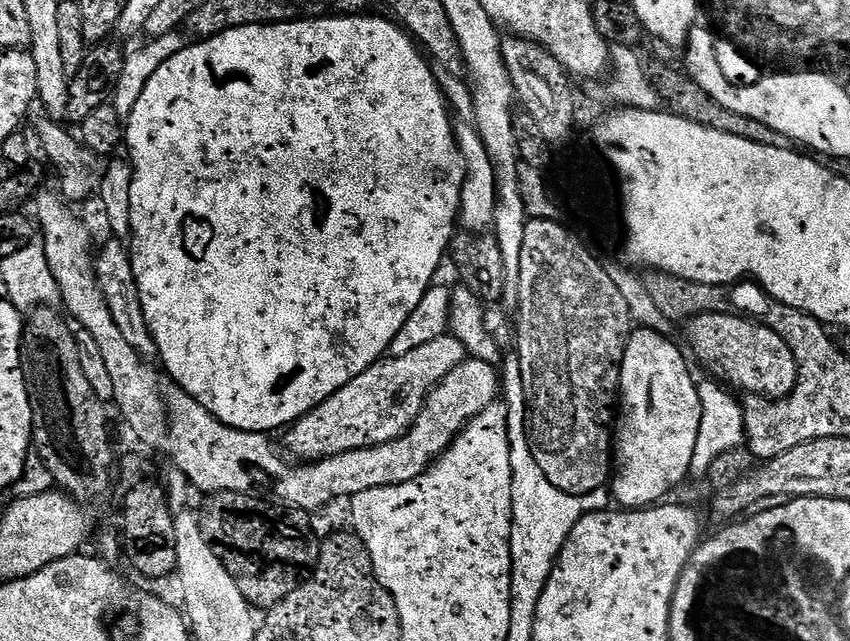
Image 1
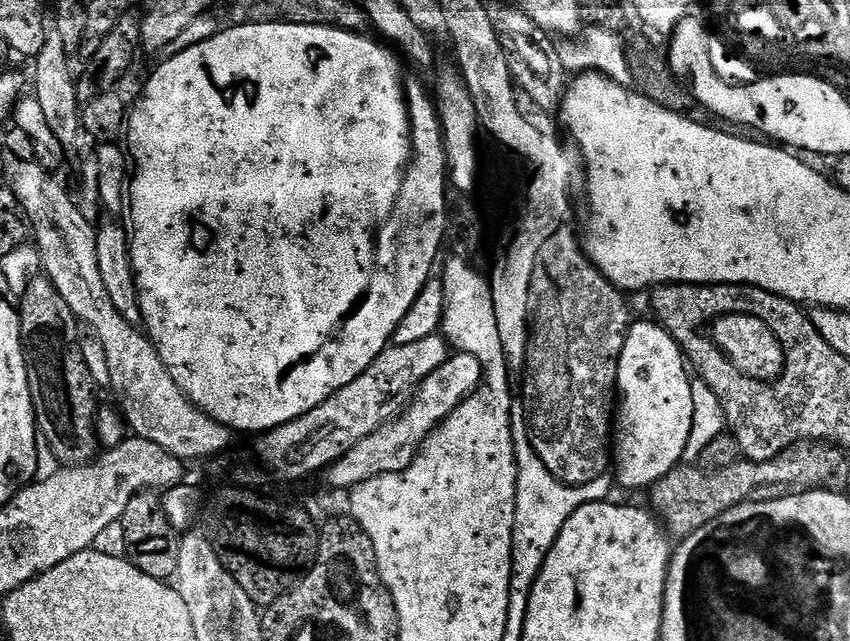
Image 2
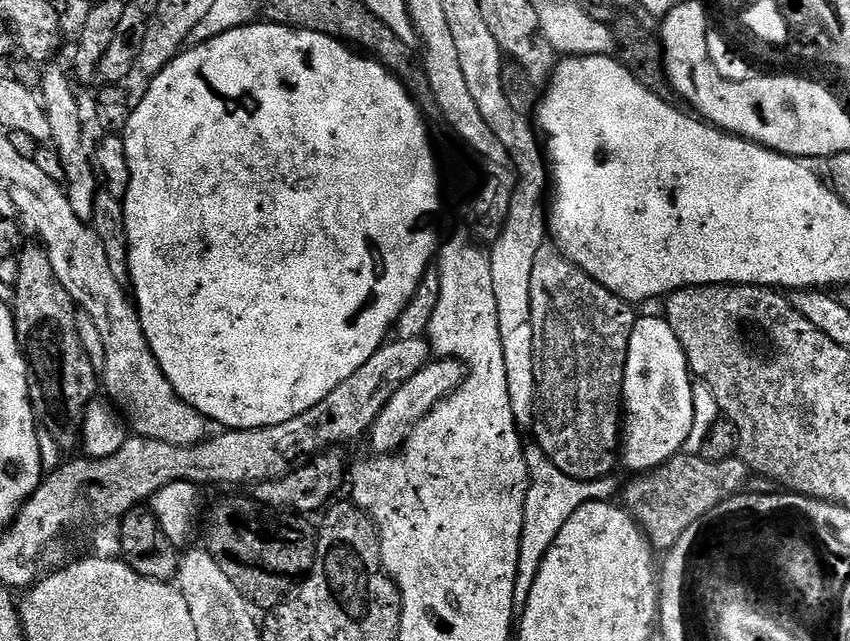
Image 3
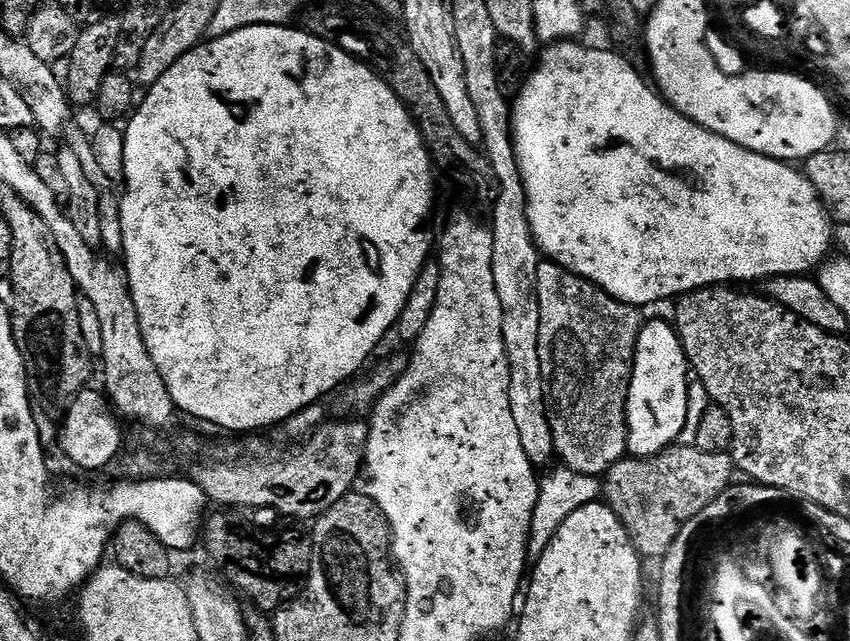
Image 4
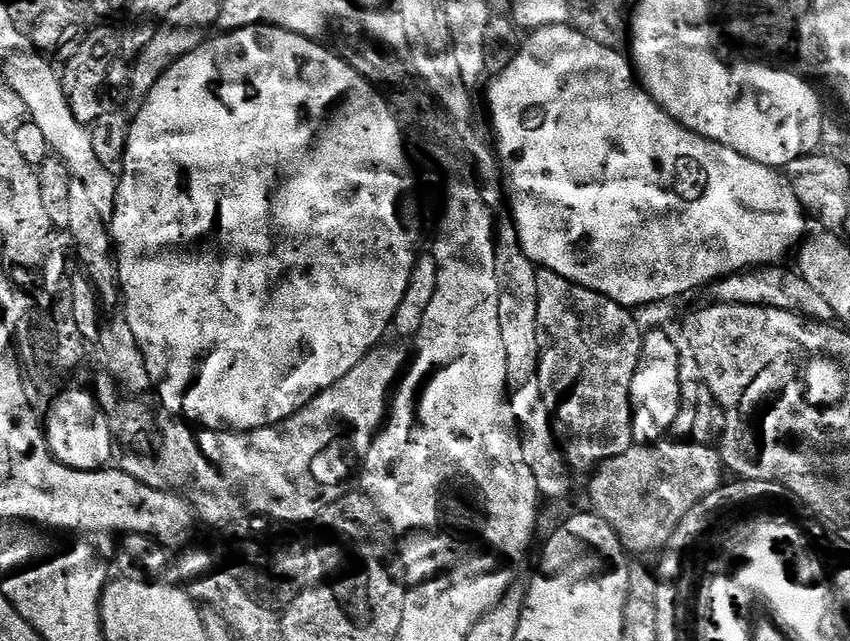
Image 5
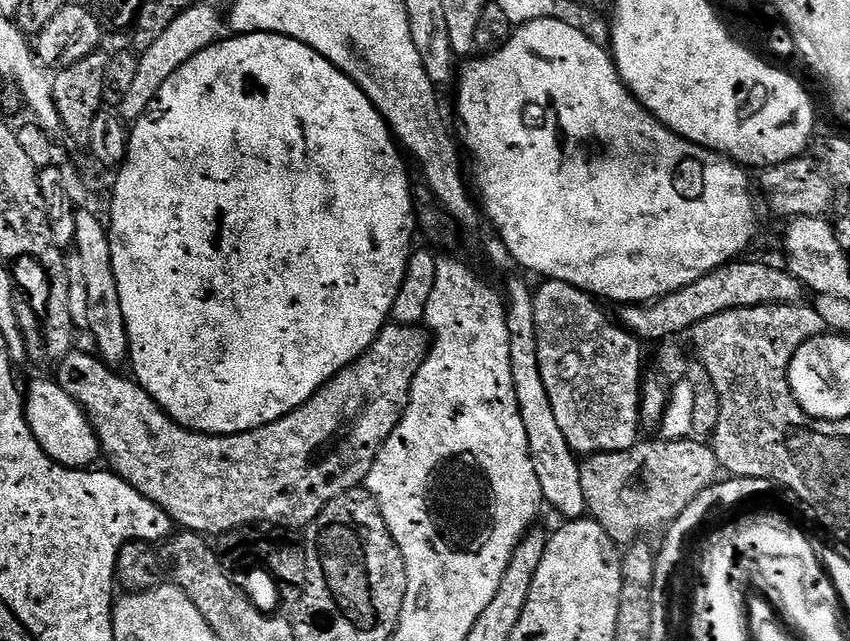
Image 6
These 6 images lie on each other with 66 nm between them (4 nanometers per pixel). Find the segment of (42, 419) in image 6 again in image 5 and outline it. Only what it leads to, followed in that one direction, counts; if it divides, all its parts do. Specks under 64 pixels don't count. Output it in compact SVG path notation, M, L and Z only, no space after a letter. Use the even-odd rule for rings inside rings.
M71 388L61 391L53 399L57 400L49 406L48 417L46 415L43 417L42 423L44 434L48 437L48 449L52 451L52 456L59 464L65 464L68 468L79 472L97 472L100 468L109 467L114 460L114 445L108 415L100 408L100 403L96 401L91 391L83 392L80 388Z

